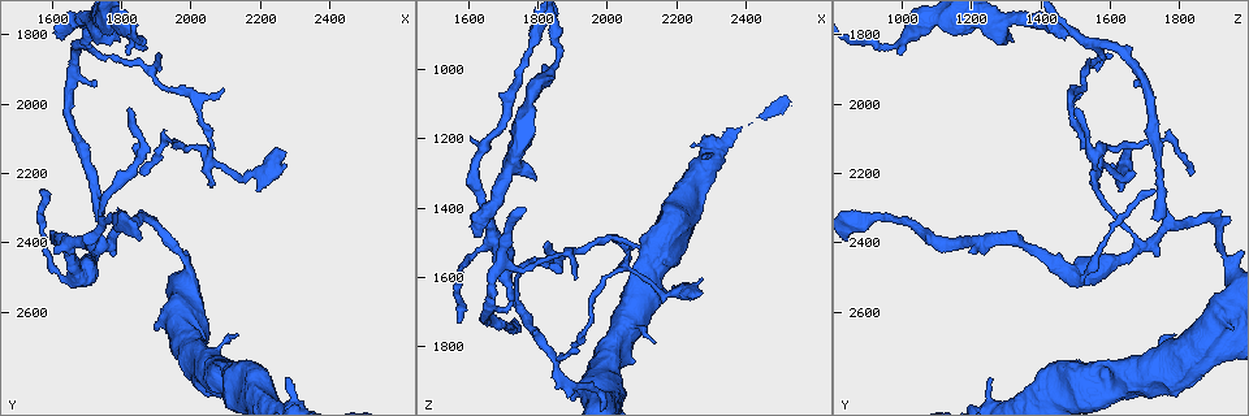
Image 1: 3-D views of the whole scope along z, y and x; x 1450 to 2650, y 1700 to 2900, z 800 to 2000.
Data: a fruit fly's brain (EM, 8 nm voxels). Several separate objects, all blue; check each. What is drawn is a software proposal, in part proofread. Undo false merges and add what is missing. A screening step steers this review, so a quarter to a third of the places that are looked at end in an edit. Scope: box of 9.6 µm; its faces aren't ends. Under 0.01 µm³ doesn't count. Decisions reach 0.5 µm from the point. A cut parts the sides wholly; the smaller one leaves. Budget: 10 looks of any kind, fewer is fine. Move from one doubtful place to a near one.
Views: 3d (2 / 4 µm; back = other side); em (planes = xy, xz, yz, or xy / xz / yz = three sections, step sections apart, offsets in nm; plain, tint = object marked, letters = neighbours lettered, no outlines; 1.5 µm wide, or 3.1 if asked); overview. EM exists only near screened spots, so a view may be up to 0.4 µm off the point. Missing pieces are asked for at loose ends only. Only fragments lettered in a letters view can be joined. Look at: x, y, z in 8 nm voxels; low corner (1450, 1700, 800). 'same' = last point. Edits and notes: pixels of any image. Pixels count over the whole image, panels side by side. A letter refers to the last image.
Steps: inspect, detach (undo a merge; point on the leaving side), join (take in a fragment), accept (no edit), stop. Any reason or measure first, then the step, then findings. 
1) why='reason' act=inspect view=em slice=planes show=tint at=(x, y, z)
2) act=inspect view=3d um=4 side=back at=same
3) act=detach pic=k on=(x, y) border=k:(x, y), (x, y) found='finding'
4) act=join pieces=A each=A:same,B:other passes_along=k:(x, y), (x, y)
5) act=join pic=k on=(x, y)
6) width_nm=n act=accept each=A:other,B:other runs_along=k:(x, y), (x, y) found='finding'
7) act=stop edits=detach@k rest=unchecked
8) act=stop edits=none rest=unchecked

why='free end' act=inspect view=3d um=4 side=back at=(1900, 1850, 1600)

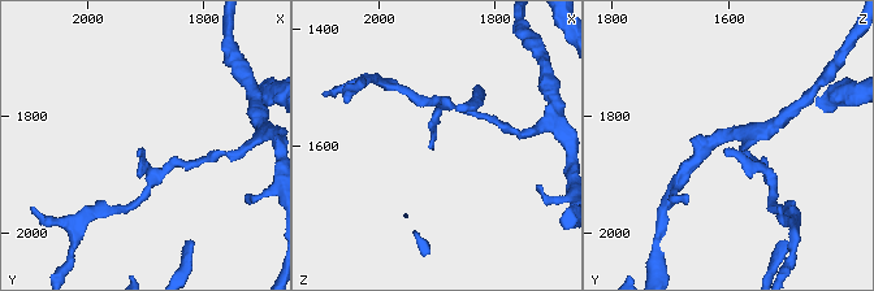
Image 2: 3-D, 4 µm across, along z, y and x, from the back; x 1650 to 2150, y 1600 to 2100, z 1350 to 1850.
why='now the EM' act=inspect view=em slice=planes show=plain at=(1915, 1855, 1605)

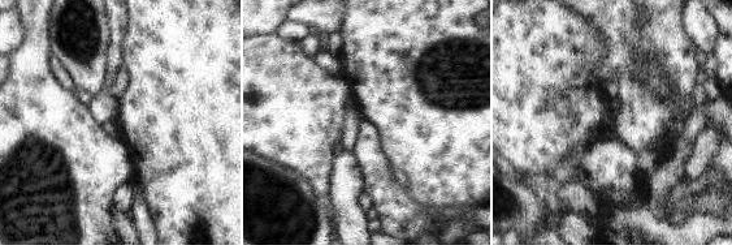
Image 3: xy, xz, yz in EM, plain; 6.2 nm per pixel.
why='see the neighbours' act=inspect view=em slice=planes show=letters at=same

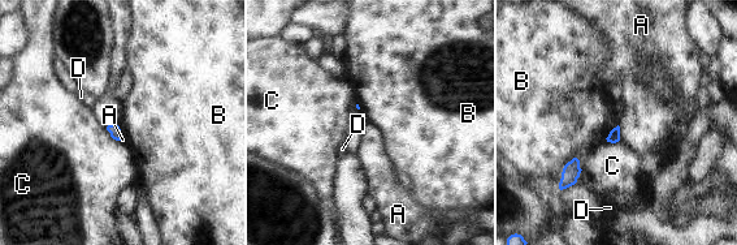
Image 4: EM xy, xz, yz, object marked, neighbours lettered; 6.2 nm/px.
act=accept each=A:other,B:other,C:other,D:other border=4:(576, 157), (564, 166), (558, 183) found='none of them fits'

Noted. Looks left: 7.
act=inspect view=3d um=2 at=(1560, 2240, 1720)

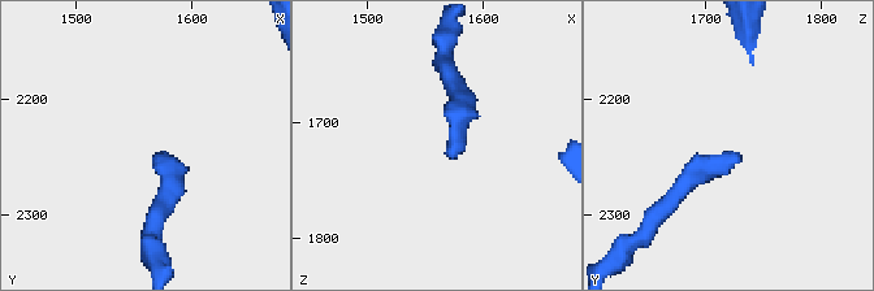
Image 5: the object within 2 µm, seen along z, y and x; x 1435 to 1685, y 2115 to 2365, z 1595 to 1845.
why='need the tissue' act=inspect view=em slice=xz step=4 show=tint at=(1566, 2250, 1728)

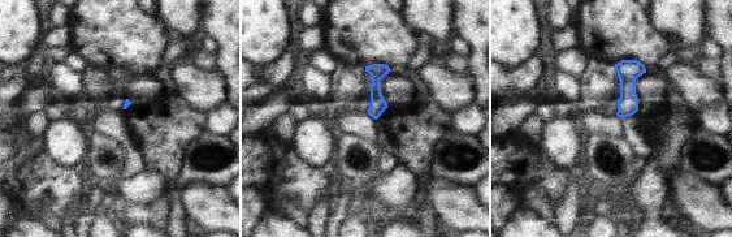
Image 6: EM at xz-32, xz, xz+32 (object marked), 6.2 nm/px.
why='see the neighbours' act=inspect view=em slice=xz step=4 show=letters at=same

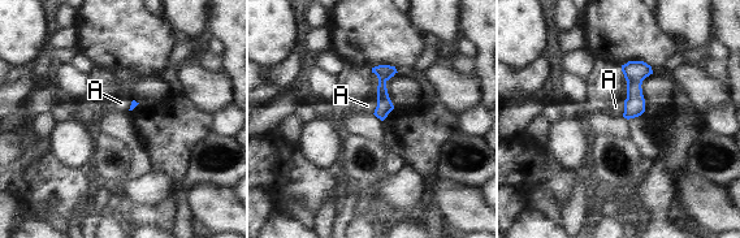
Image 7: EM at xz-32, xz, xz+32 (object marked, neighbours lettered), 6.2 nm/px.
act=accept each=A:other border=7:(624, 100), (624, 112), (622, 115) found='none of them fits'

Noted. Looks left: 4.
why='an open end' act=inspect view=3d um=4 at=(1860, 2210, 1840)

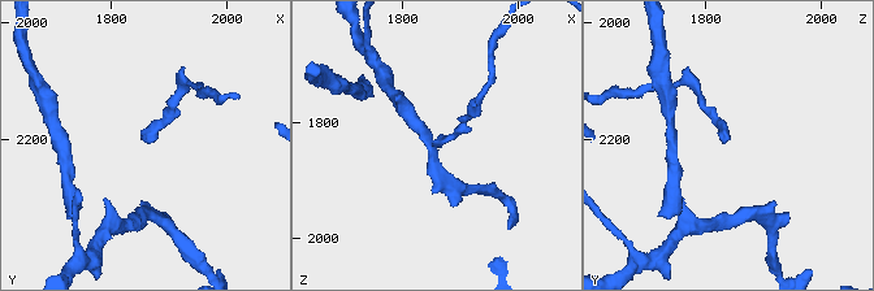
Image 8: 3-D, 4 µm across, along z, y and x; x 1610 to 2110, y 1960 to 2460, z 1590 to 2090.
why='shape alone is not enough' act=inspect view=em slice=xy step=4 show=letters at=(1855, 2205, 1840)

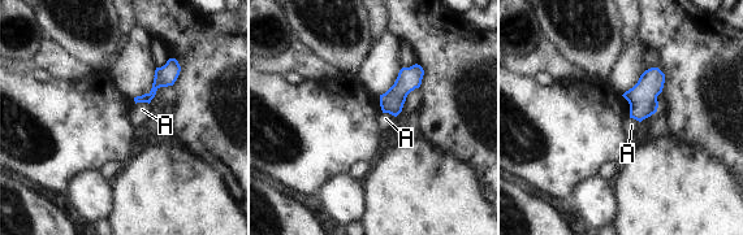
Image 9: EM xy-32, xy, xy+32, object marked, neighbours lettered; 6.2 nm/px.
width_nm=80 act=accept each=A:other border=9:(148, 103), (135, 104) found='no lettered fragment goes on from it'

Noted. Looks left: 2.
act=stop edits=none rest=unchecked

